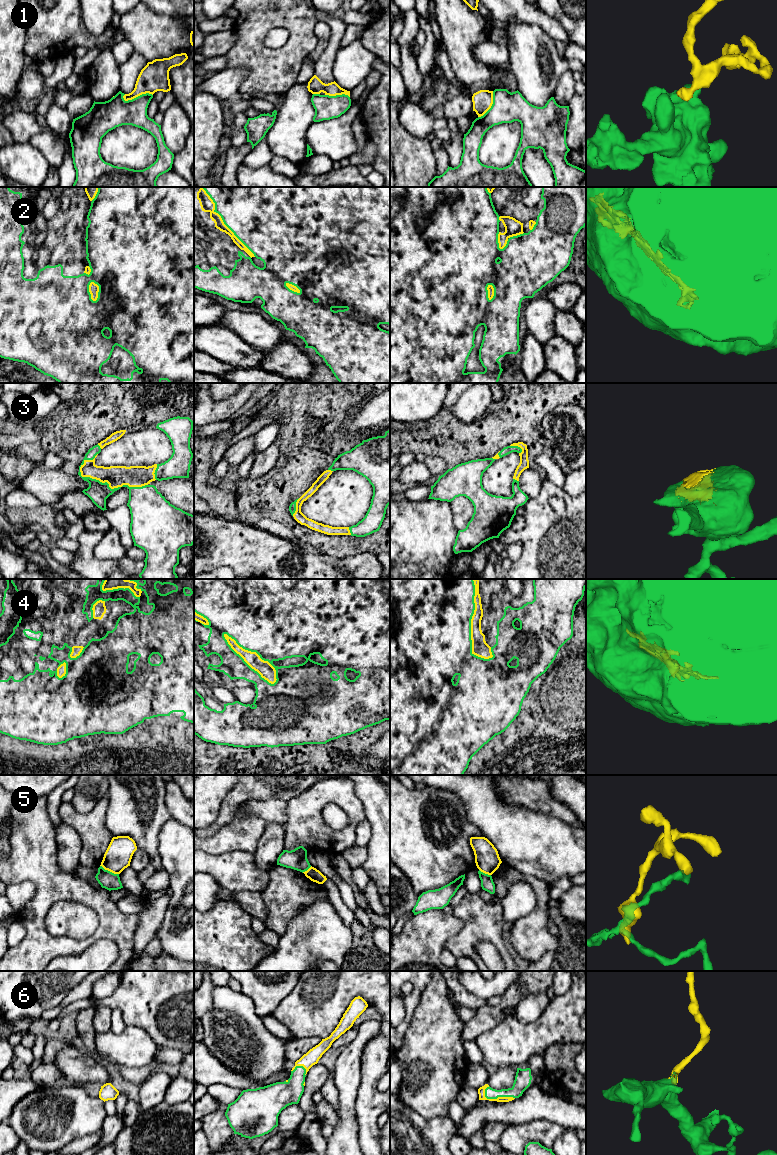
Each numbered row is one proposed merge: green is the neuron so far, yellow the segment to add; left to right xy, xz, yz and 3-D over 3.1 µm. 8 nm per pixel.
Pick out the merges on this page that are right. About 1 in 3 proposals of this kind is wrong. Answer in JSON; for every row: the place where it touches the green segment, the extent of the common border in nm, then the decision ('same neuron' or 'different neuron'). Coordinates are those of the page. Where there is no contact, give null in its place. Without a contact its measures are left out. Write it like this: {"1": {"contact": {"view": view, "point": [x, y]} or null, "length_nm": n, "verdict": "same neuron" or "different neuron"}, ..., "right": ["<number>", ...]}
{"1": {"contact": {"view": "xy", "point": [138, 96]}, "length_nm": 240, "verdict": "different neuron"}, "2": {"contact": {"view": "xz", "point": [223, 221]}, "length_nm": 700, "verdict": "same neuron"}, "3": {"contact": {"view": "xy", "point": [109, 487]}, "length_nm": 550, "verdict": "same neuron"}, "4": {"contact": {"view": "xz", "point": [246, 663]}, "length_nm": 550, "verdict": "same neuron"}, "5": {"contact": {"view": "xy", "point": [109, 871]}, "length_nm": 170, "verdict": "different neuron"}, "6": {"contact": {"view": "yz", "point": [496, 1098]}, "length_nm": 260, "verdict": "same neuron"}, "right": ["2", "3", "4", "6"]}

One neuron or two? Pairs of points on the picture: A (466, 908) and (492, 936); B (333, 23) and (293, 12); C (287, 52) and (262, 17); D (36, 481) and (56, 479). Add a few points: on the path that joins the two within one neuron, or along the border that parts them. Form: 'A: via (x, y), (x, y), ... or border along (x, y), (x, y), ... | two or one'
A: via (474, 913), (488, 928) | one
B: border along (315, 10), (317, 20) | two
C: via (293, 39), (293, 30), (280, 17), (275, 17) | one
D: via (41, 481), (51, 481) | one

